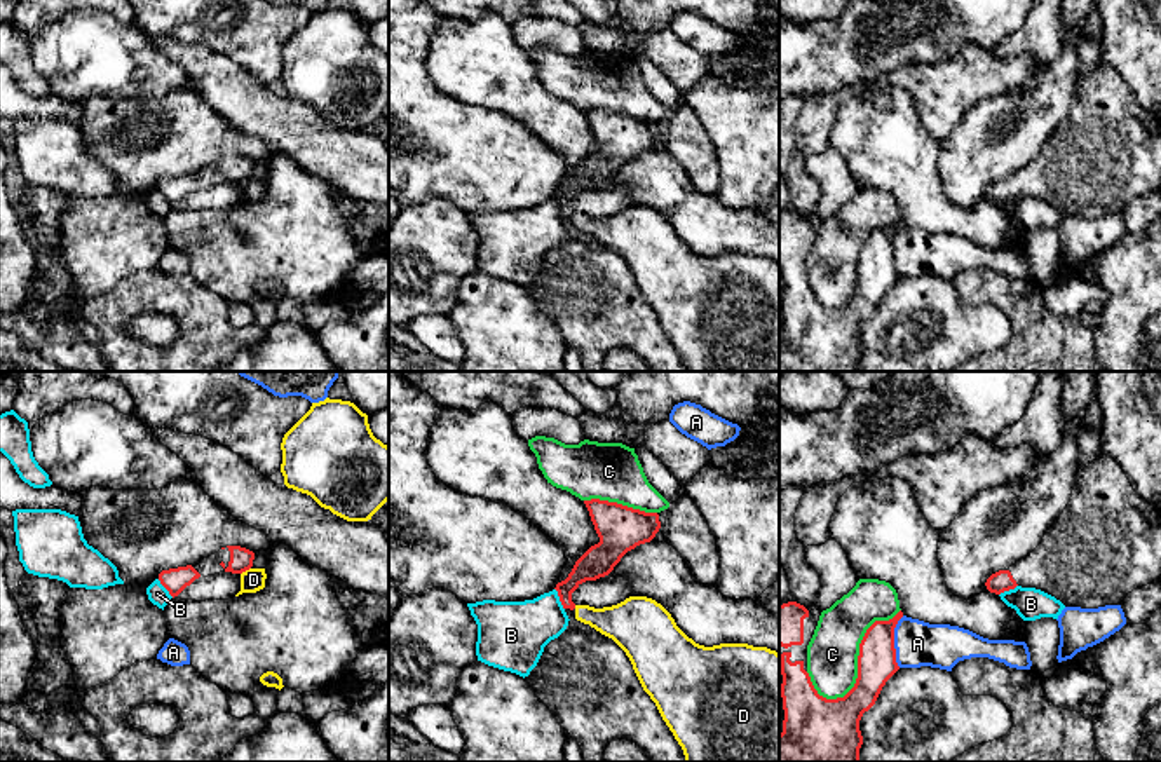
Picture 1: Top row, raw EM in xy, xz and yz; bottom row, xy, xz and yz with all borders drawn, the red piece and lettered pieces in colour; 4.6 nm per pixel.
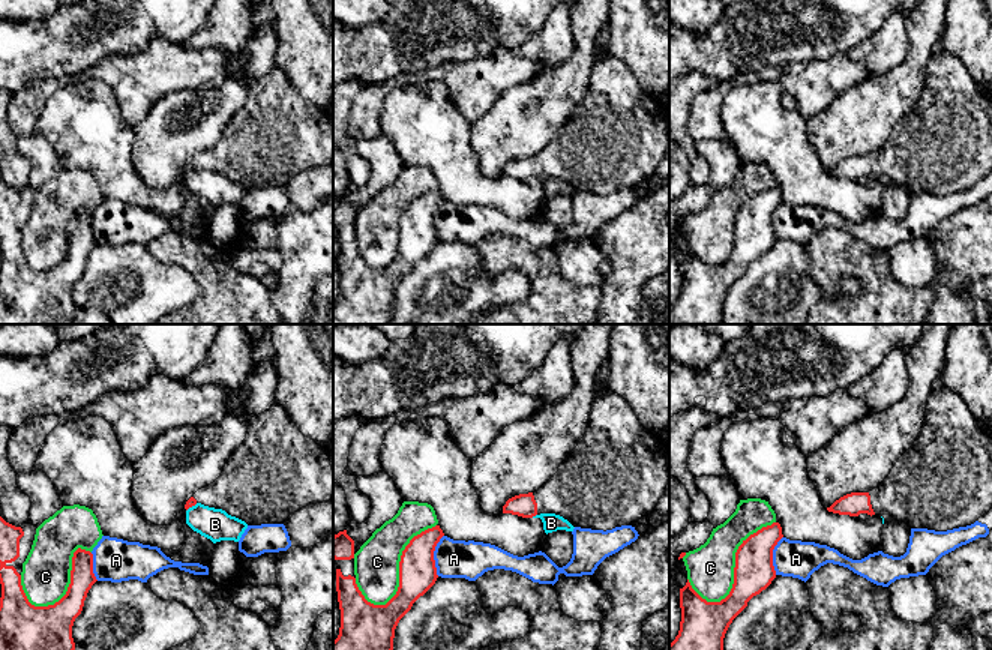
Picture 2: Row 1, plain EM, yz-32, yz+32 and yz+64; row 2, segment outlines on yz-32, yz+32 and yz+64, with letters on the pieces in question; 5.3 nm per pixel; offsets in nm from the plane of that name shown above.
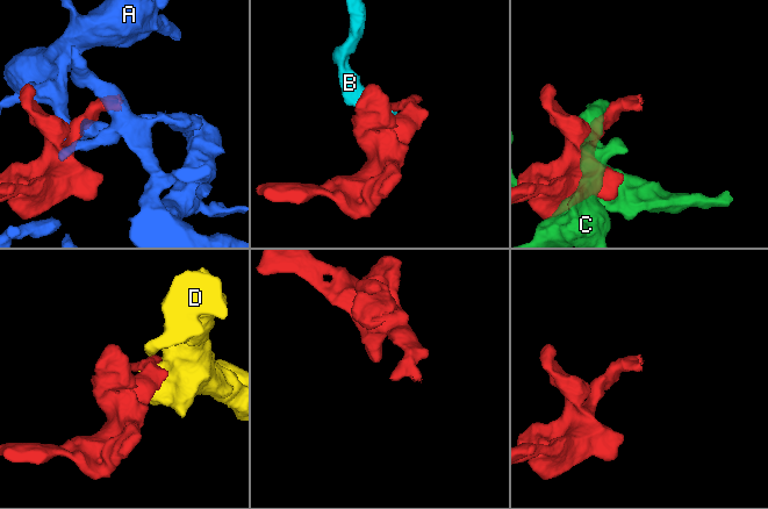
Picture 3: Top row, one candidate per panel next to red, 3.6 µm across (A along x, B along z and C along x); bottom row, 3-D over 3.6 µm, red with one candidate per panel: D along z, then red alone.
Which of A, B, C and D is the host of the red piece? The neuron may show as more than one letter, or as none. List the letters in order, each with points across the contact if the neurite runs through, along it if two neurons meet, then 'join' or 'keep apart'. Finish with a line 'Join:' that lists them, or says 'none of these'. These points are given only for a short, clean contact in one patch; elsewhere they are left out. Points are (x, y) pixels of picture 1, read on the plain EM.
A: keep apart
B: border xz (555, 197), (563, 218); keep apart
C: keep apart
D: border xy (250, 176), (241, 183); keep apart
Join: none of these

